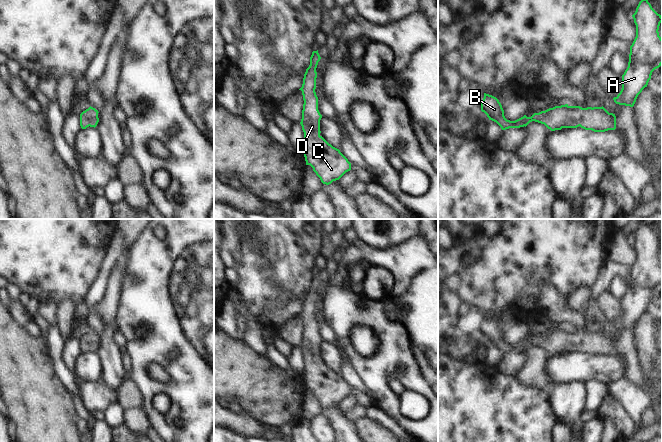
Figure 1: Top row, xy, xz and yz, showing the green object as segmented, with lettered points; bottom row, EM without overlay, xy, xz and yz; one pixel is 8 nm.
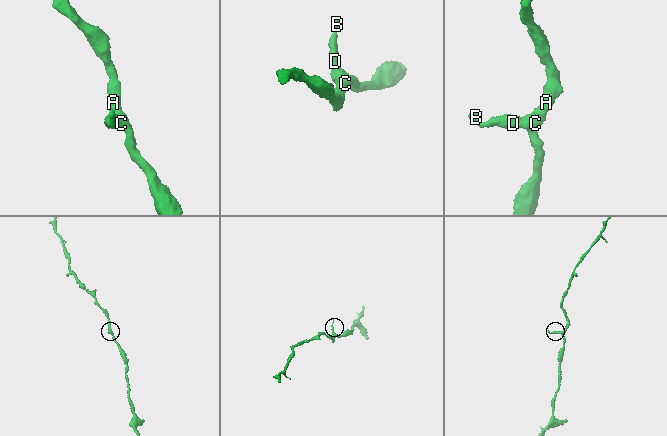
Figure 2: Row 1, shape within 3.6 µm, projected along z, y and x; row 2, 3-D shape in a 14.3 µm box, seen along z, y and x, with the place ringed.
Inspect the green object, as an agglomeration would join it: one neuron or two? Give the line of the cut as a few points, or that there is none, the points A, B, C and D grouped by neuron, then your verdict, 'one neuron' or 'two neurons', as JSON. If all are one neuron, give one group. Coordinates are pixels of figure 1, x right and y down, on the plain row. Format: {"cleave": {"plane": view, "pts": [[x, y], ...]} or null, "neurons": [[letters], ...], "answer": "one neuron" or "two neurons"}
{"cleave": null, "neurons": [["A", "B", "C", "D"]], "answer": "one neuron"}

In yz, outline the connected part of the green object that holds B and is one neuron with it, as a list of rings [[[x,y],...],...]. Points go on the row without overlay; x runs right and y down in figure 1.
[[[484,317],[481,335],[487,339],[489,344],[496,346],[502,354],[526,351],[532,345],[544,348],[551,355],[561,354],[562,352],[577,352],[579,350],[594,356],[616,353],[615,338],[609,337],[603,330],[582,332],[565,328],[534,337],[531,341],[524,339],[515,345],[510,345],[505,342],[499,324]]]

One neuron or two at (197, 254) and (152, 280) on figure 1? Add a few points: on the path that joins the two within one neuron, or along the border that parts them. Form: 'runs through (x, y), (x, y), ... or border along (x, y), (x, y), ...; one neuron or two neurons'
runs through (189, 241), (180, 241), (157, 264); one neuron

